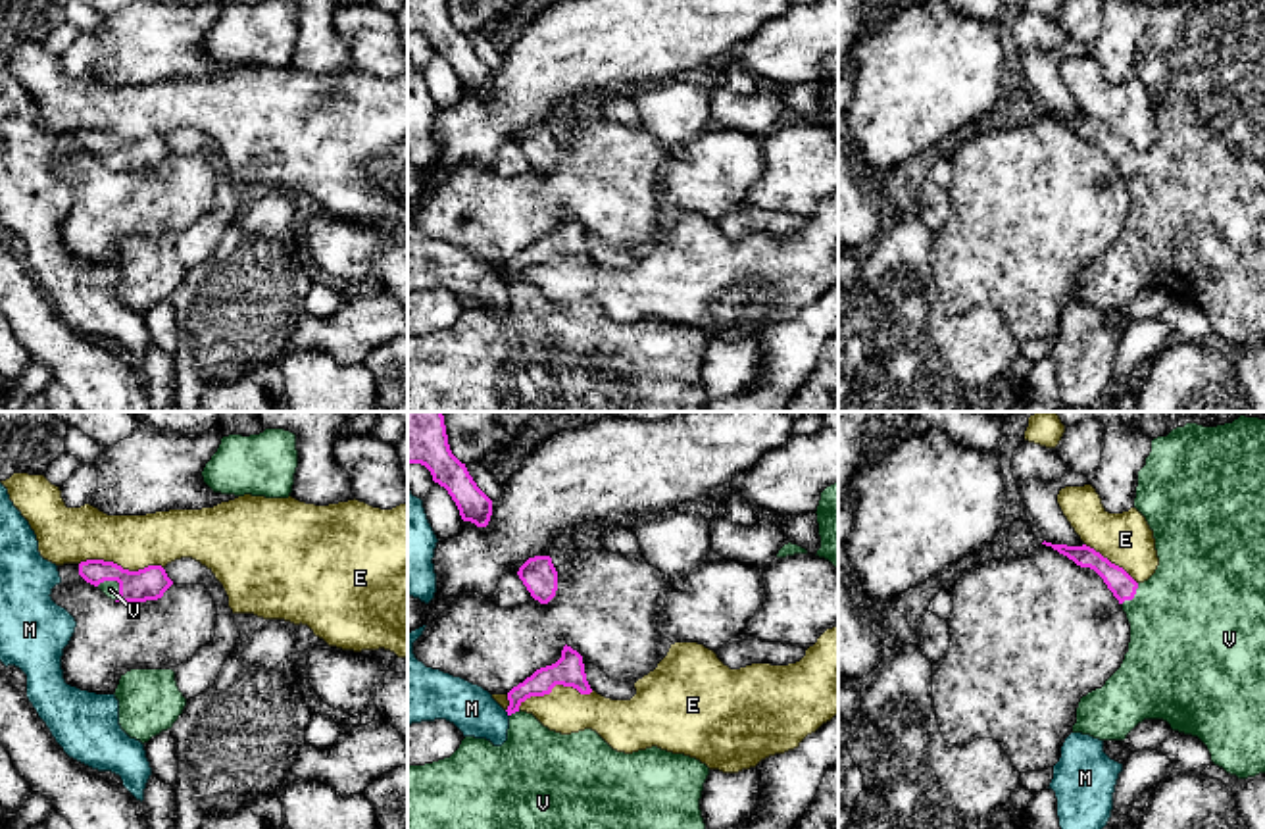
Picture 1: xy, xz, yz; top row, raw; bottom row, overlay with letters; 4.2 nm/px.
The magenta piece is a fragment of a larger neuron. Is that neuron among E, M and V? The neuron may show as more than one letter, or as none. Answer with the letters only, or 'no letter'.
V

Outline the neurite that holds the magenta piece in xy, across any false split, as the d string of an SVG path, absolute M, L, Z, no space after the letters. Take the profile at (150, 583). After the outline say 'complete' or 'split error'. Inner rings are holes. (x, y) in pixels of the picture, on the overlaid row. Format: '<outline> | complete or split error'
M87 560L79 564L79 575L115 602L158 600L173 585L161 565L129 571L113 562Z | split error

